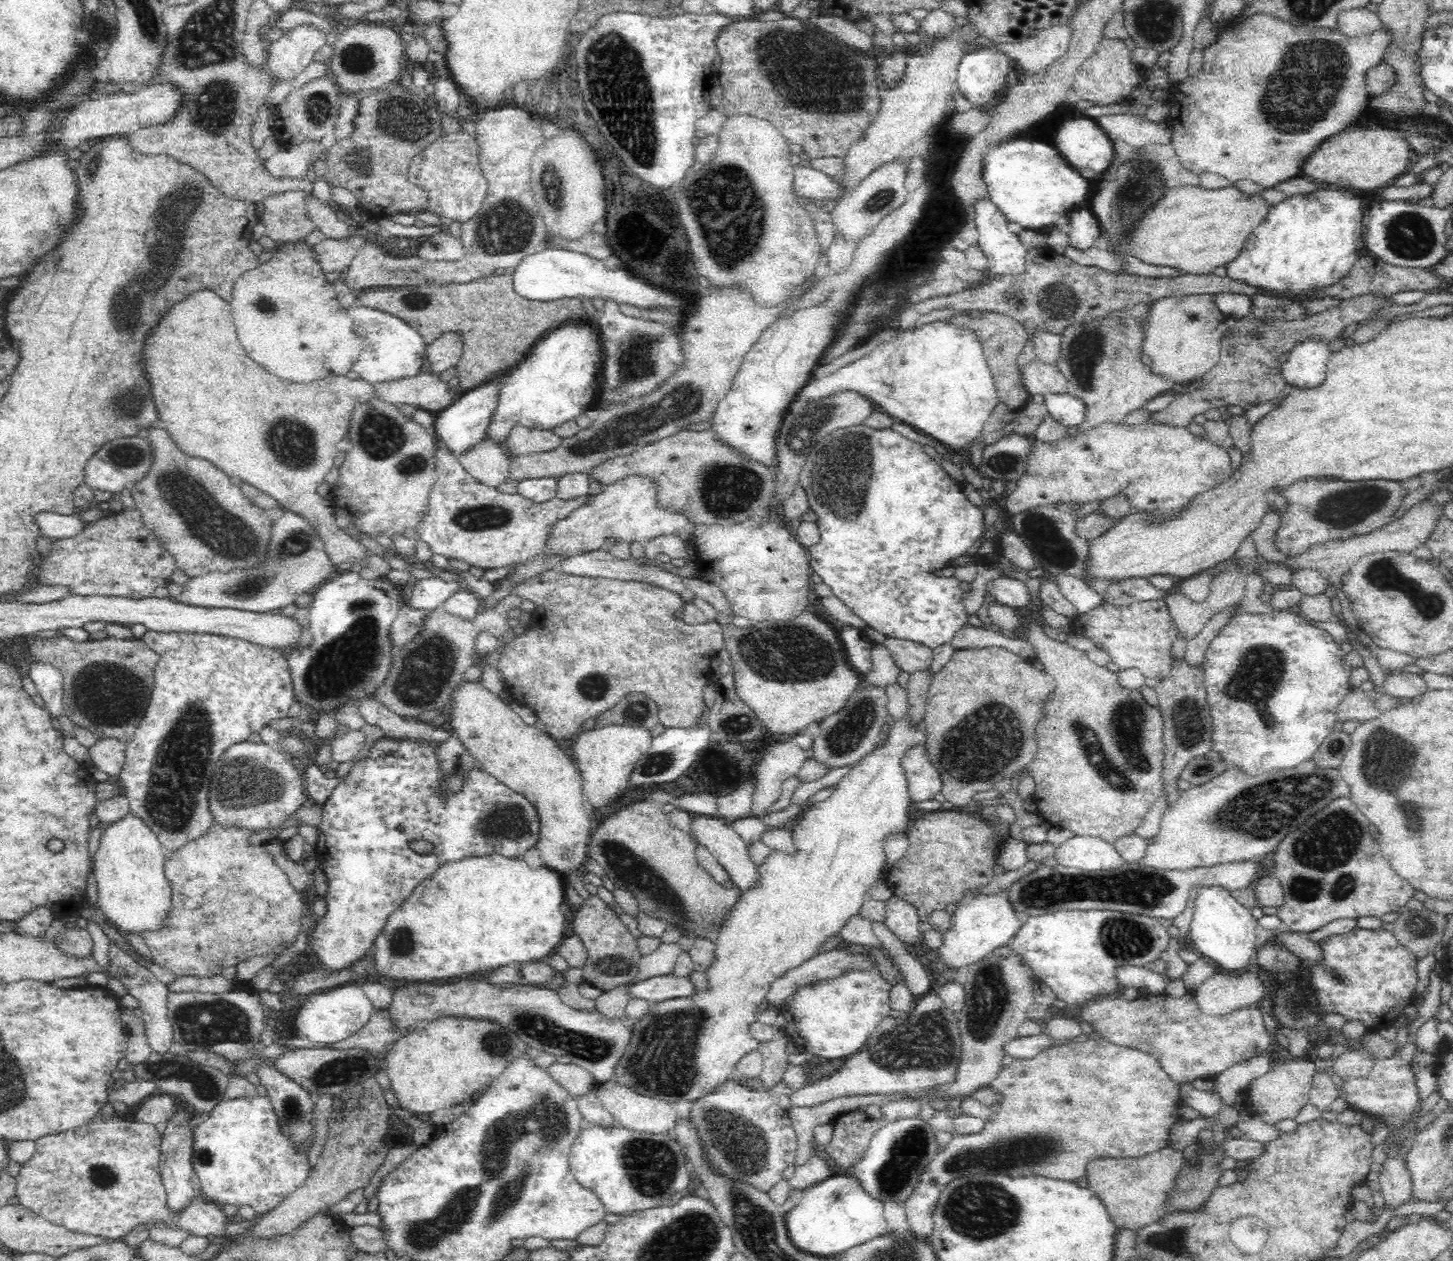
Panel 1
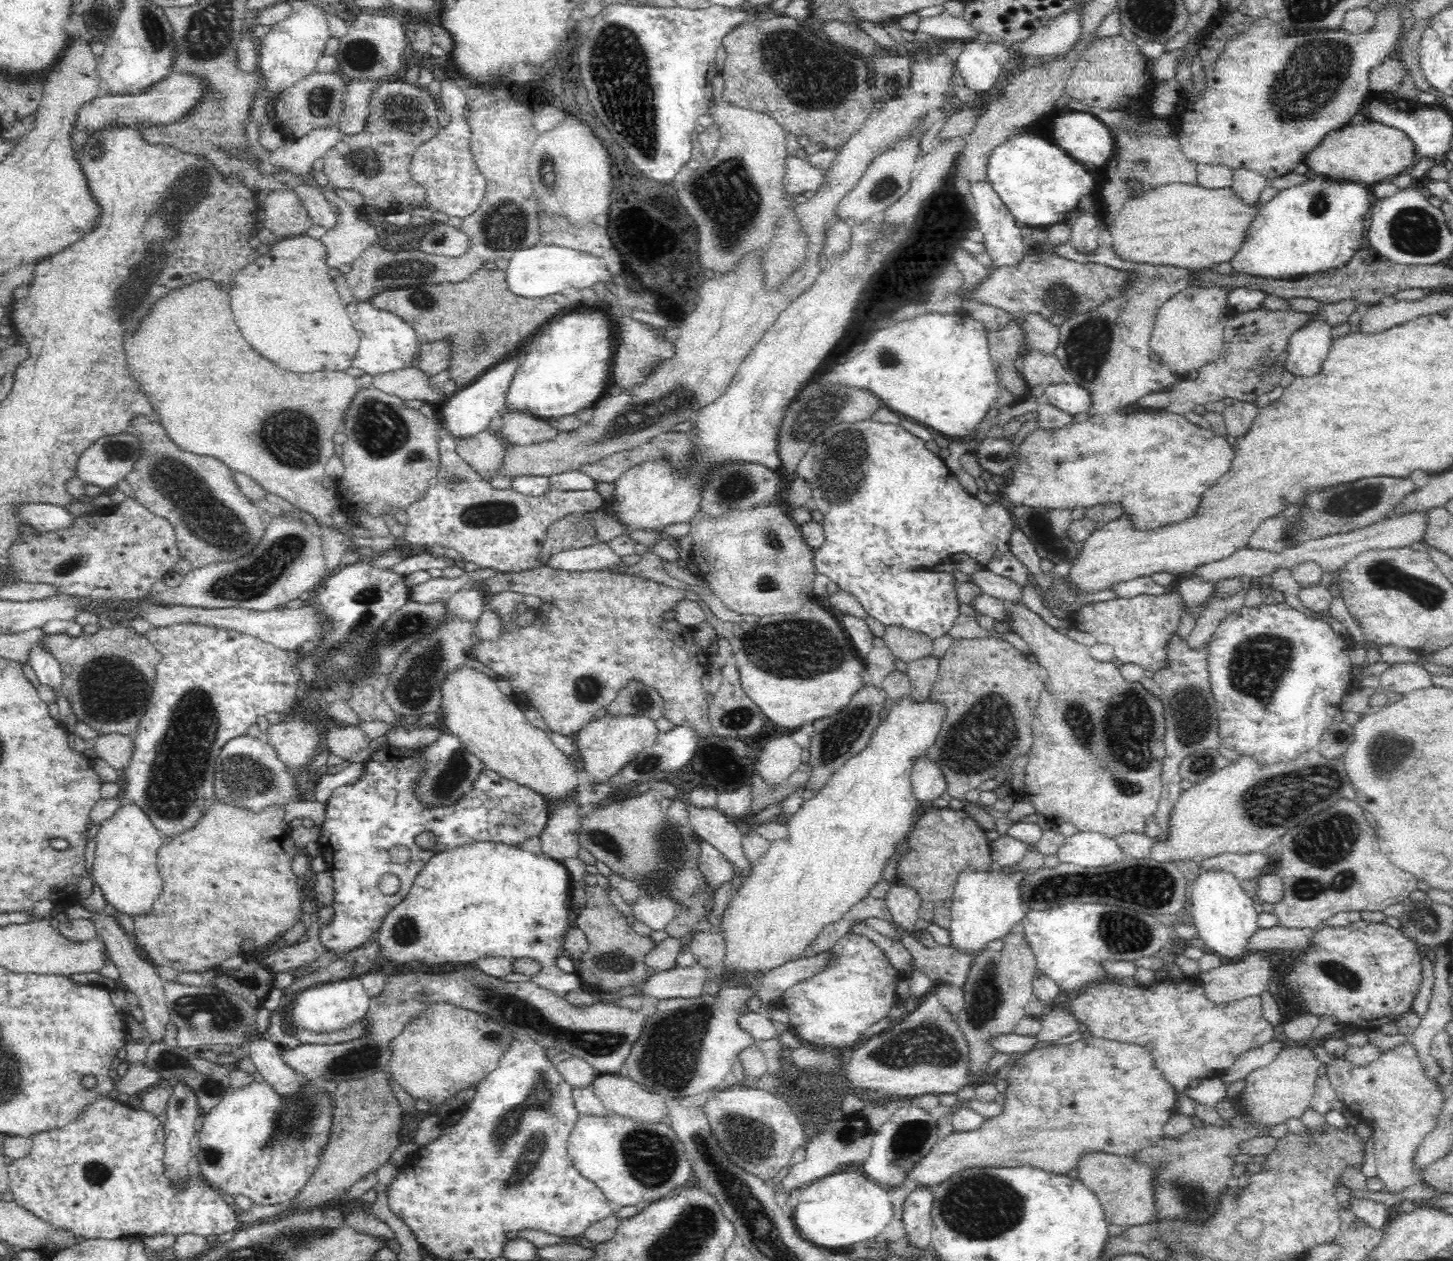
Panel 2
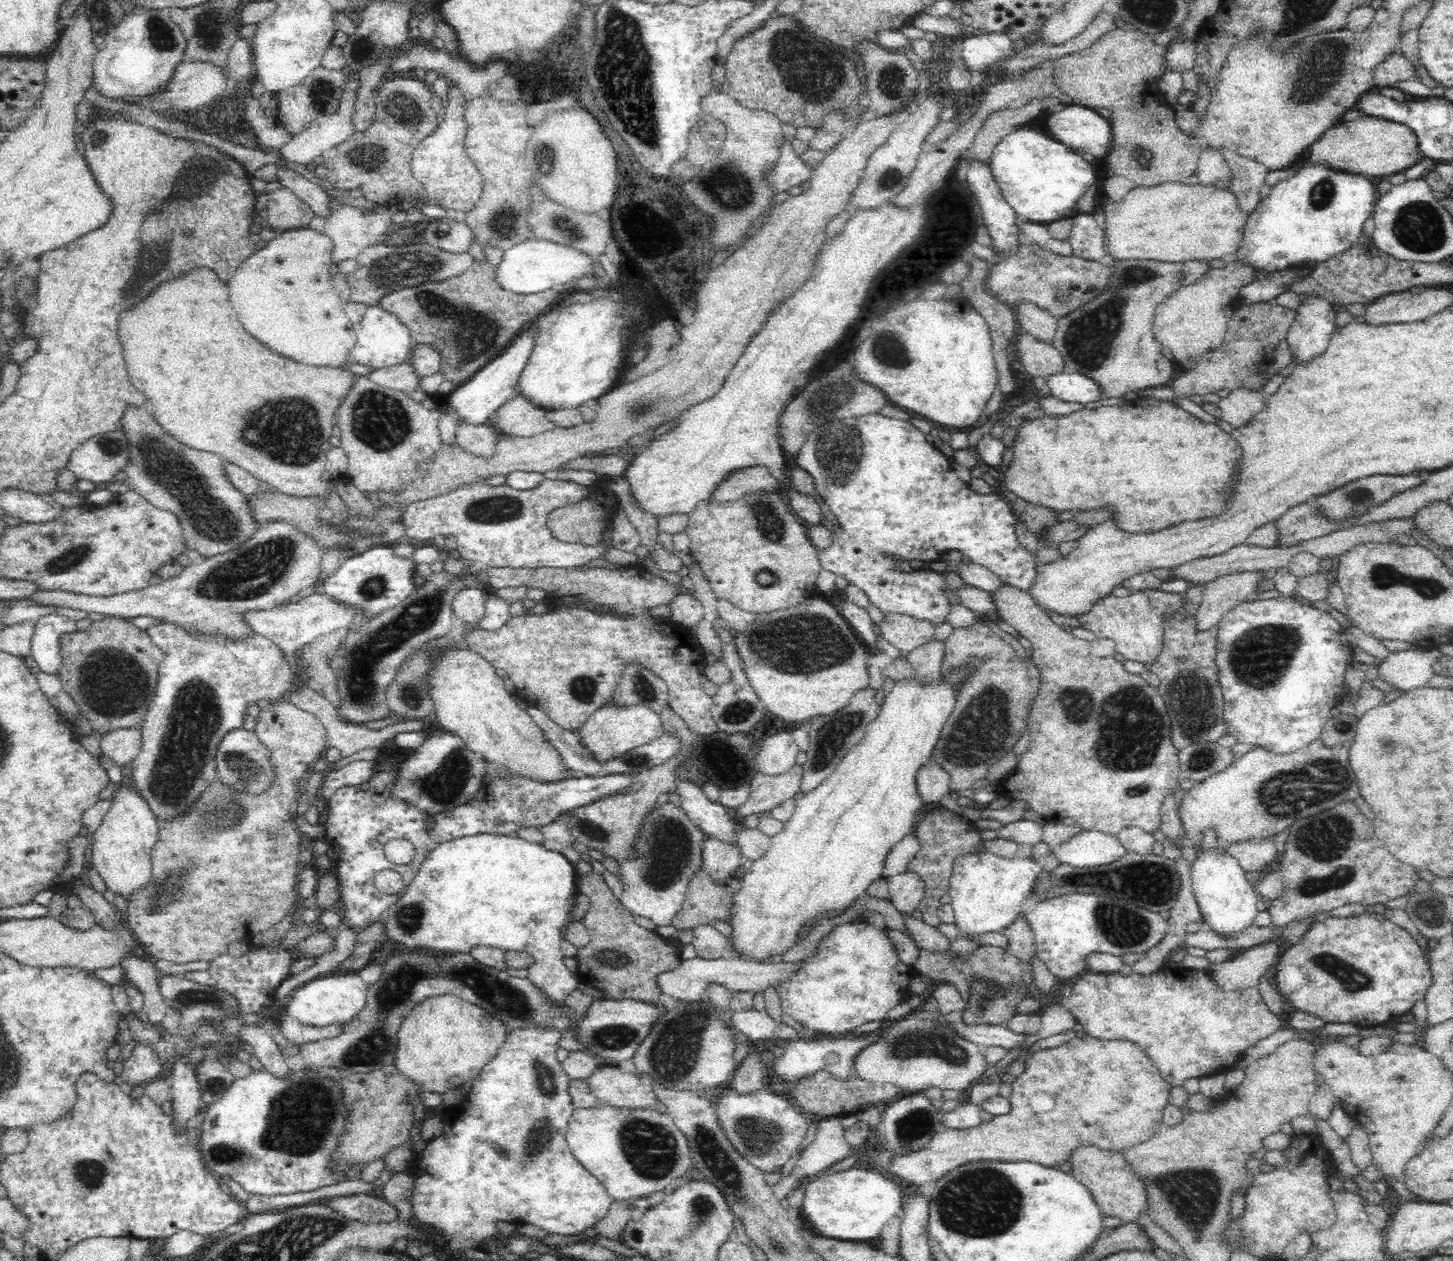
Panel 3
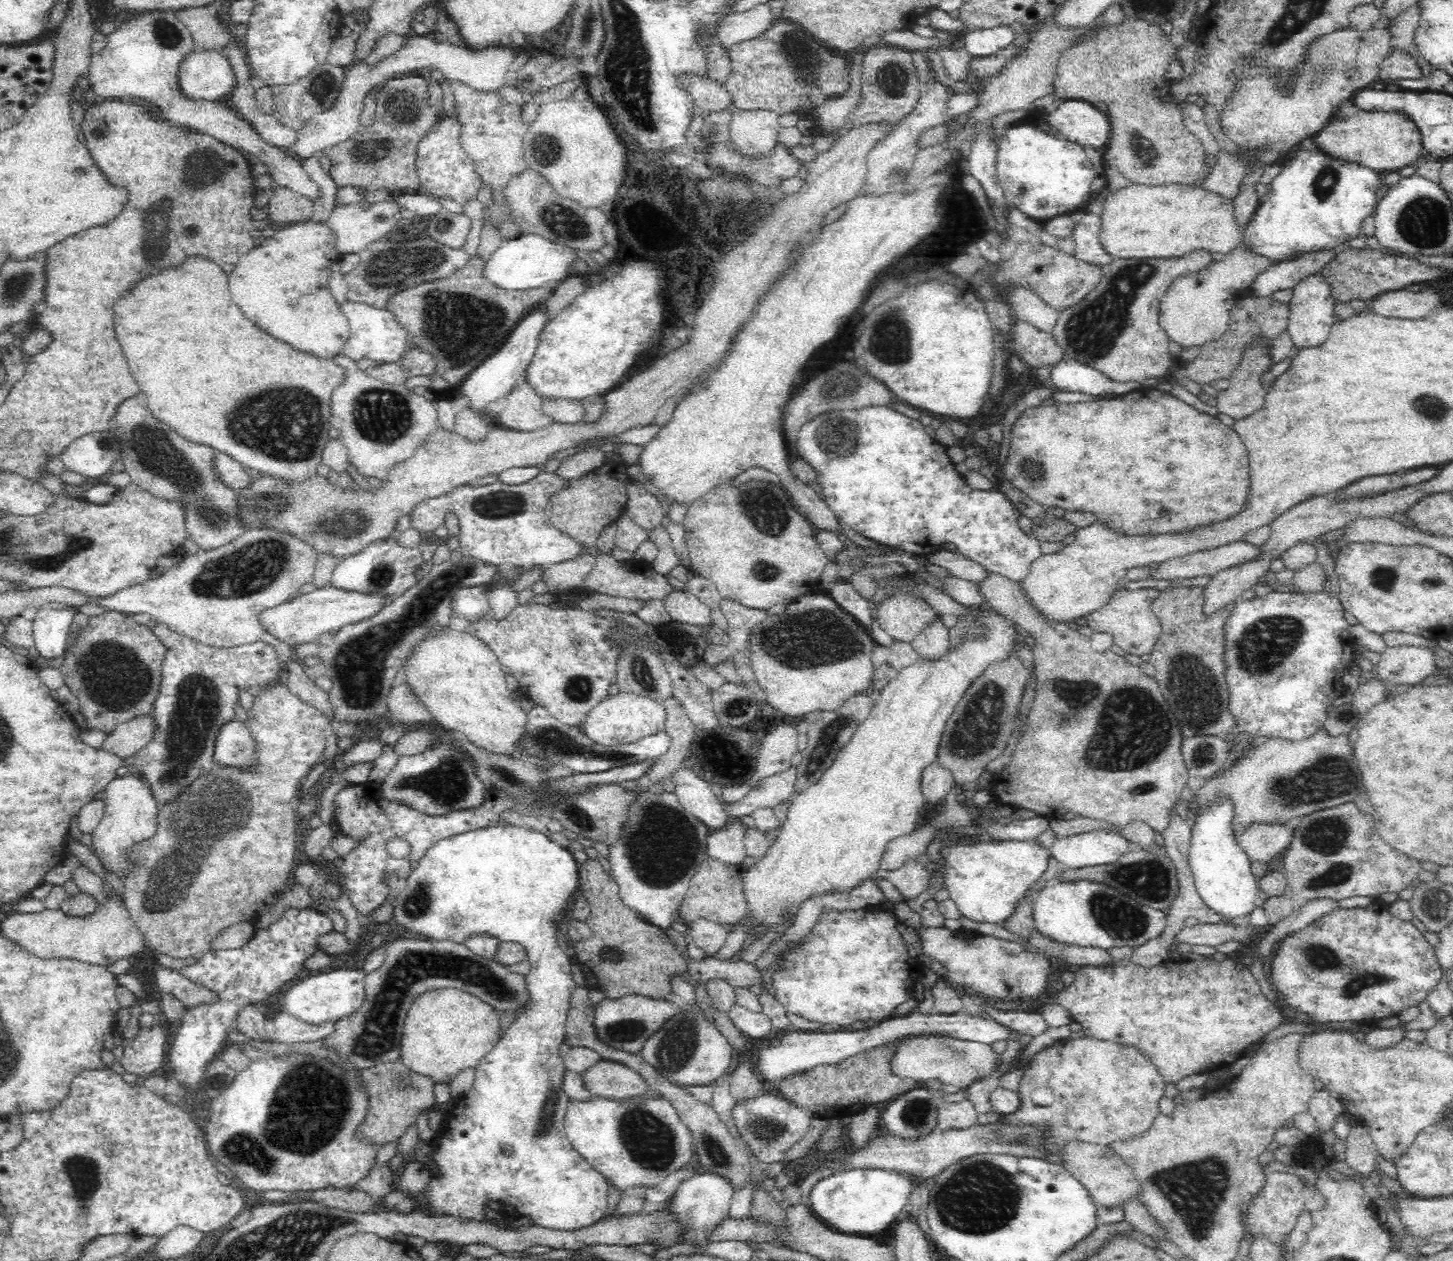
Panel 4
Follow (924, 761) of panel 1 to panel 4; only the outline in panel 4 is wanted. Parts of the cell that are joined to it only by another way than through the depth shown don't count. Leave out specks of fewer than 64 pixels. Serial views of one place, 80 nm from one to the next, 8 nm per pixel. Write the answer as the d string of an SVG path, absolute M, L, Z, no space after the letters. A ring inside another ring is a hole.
M934 761L922 770L921 791L926 801L938 802L953 794L954 775L938 761Z

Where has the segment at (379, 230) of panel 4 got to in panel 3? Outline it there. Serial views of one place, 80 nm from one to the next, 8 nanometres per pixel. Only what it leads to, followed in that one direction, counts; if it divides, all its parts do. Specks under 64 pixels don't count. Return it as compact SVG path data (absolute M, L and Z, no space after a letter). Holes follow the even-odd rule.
M375 203L372 212L366 212L350 204L331 211L325 222L324 233L332 239L332 264L338 264L346 259L355 259L367 246L382 241L389 233L392 214L398 211L395 204L378 203Z

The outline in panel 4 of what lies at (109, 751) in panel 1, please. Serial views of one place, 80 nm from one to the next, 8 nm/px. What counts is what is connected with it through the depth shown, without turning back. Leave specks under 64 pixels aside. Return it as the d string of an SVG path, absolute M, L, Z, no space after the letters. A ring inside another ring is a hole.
M154 709L130 717L128 721L119 724L112 733L100 744L102 749L131 759L158 732L158 721Z

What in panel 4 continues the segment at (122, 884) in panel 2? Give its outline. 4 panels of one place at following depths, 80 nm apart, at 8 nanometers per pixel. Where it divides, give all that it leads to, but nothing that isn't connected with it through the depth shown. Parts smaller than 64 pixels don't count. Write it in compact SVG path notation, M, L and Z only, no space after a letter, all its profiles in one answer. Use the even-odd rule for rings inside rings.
M138 774L116 775L108 784L105 784L102 794L104 794L104 798L102 798L104 814L88 839L90 847L102 863L102 867L122 879L126 872L124 856L126 856L128 848L132 844L156 834L159 806L156 804L156 797L152 795L148 781Z

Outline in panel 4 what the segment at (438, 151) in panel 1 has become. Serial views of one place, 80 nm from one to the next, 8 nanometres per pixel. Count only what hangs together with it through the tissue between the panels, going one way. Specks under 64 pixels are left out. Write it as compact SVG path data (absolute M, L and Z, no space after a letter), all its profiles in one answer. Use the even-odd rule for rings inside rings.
M455 109L445 112L440 124L437 124L418 144L416 152L416 172L420 179L421 191L432 195L437 200L448 196L460 205L476 198L478 189L483 183L476 172L474 162L464 152L459 139L458 114Z

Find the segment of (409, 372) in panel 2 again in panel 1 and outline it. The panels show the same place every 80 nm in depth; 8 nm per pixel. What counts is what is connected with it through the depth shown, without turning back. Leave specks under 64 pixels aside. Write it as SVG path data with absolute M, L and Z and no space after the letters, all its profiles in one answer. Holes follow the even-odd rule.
M423 370L416 376L402 376L390 382L373 385L376 396L396 404L407 404L426 410L441 411L458 398L459 392L449 390L448 382Z

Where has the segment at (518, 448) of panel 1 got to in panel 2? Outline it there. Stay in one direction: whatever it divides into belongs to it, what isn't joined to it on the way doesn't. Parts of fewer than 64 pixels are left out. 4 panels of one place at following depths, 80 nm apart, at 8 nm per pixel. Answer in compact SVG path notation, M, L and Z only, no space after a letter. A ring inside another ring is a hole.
M506 409L502 415L502 437L512 444L532 444L534 441L554 438L558 430L547 420L526 409Z

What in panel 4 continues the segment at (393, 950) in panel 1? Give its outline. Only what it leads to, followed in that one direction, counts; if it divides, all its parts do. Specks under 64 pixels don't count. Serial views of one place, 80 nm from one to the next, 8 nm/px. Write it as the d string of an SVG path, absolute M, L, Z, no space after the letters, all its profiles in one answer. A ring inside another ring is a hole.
M498 820L488 828L468 830L468 832L456 833L456 836L438 840L436 844L426 850L426 854L418 860L413 866L410 876L406 879L406 886L402 892L396 894L394 902L393 916L398 926L401 926L406 932L422 933L426 937L434 939L448 939L460 941L463 943L464 937L467 937L474 931L480 933L490 933L500 941L516 941L524 945L527 958L530 962L530 971L525 975L526 989L529 995L523 1002L523 1005L514 1014L514 1021L503 1032L498 1042L480 1059L475 1066L475 1078L470 1091L466 1094L464 1100L459 1100L453 1110L450 1111L450 1117L446 1119L445 1131L440 1133L431 1144L432 1162L438 1166L438 1172L441 1176L439 1180L432 1180L424 1190L422 1190L422 1199L417 1207L426 1210L432 1215L454 1215L472 1217L472 1219L486 1219L485 1209L489 1208L496 1212L504 1212L511 1216L528 1216L535 1224L550 1229L575 1229L582 1228L584 1225L592 1224L599 1218L607 1216L608 1184L604 1175L596 1171L594 1167L582 1153L576 1151L568 1139L565 1131L565 1108L569 1101L569 1096L562 1088L562 1075L565 1071L563 1058L560 1057L560 1044L564 1043L566 1036L565 1024L570 1010L570 996L577 987L572 979L572 970L570 959L560 948L555 937L556 927L552 925L552 919L562 915L572 895L578 894L579 891L579 865L573 854L562 848L556 842L552 842L546 834L532 830L528 826L516 826L503 820Z

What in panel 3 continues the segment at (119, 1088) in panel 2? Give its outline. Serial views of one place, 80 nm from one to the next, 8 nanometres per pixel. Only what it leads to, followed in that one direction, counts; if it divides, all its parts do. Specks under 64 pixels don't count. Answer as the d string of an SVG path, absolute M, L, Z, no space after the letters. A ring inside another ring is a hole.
M154 1041L136 1044L132 1054L123 1063L119 1081L128 1082L133 1087L164 1075L162 1061L158 1051L154 1049L154 1044Z

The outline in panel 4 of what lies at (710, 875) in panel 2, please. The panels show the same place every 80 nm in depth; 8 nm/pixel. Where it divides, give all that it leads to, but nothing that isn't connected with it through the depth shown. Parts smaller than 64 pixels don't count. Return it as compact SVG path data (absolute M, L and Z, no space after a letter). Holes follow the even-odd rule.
M742 820L727 822L722 828L713 830L707 839L707 855L727 864L742 864L749 861L745 839L749 829Z

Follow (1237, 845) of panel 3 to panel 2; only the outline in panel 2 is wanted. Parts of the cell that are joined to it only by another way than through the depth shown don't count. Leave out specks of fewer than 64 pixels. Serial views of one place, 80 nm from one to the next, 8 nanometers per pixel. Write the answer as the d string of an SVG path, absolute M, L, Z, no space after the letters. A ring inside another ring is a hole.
M1270 851L1262 852L1222 852L1218 856L1199 862L1200 870L1231 870L1239 880L1244 882L1248 878L1259 878L1262 874L1262 869L1268 864L1268 854Z

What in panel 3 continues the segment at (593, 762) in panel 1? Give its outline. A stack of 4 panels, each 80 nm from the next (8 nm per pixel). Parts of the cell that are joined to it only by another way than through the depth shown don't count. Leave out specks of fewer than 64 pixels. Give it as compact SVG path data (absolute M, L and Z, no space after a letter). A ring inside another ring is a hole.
M603 704L597 708L578 730L580 741L594 751L598 759L609 759L636 748L665 733L660 713L648 704Z

